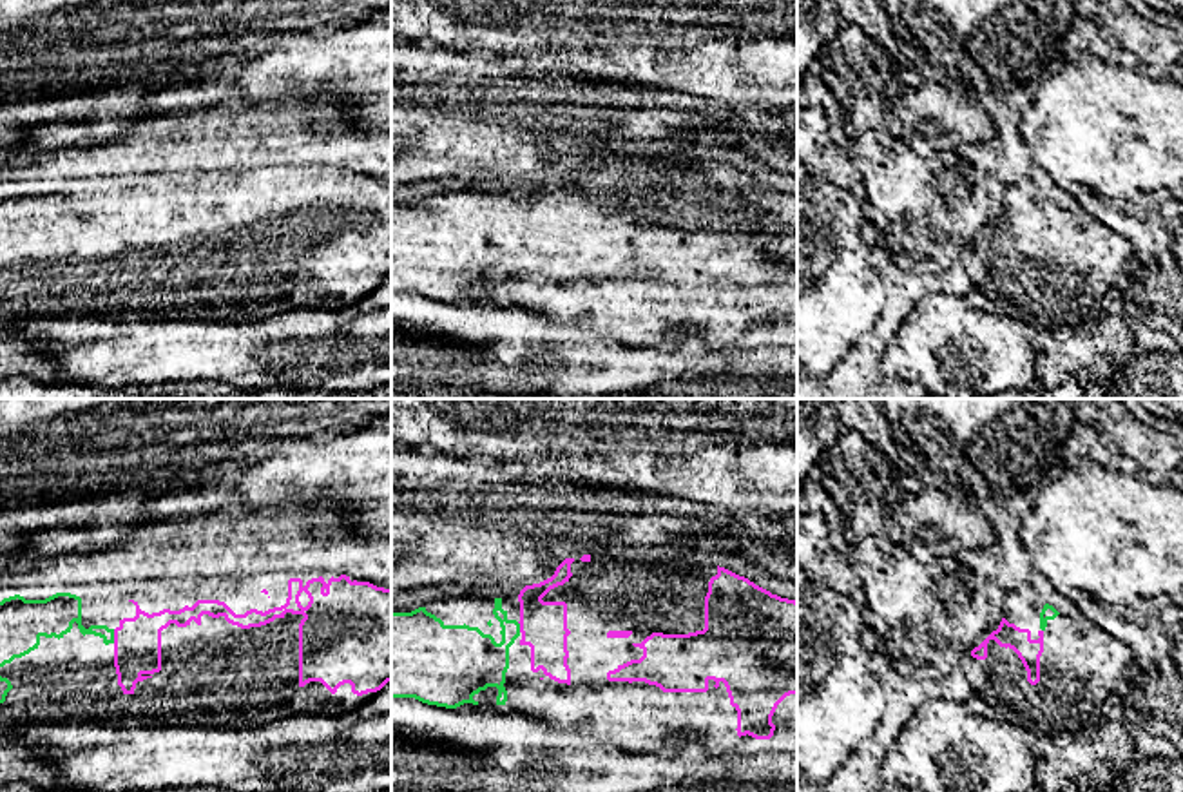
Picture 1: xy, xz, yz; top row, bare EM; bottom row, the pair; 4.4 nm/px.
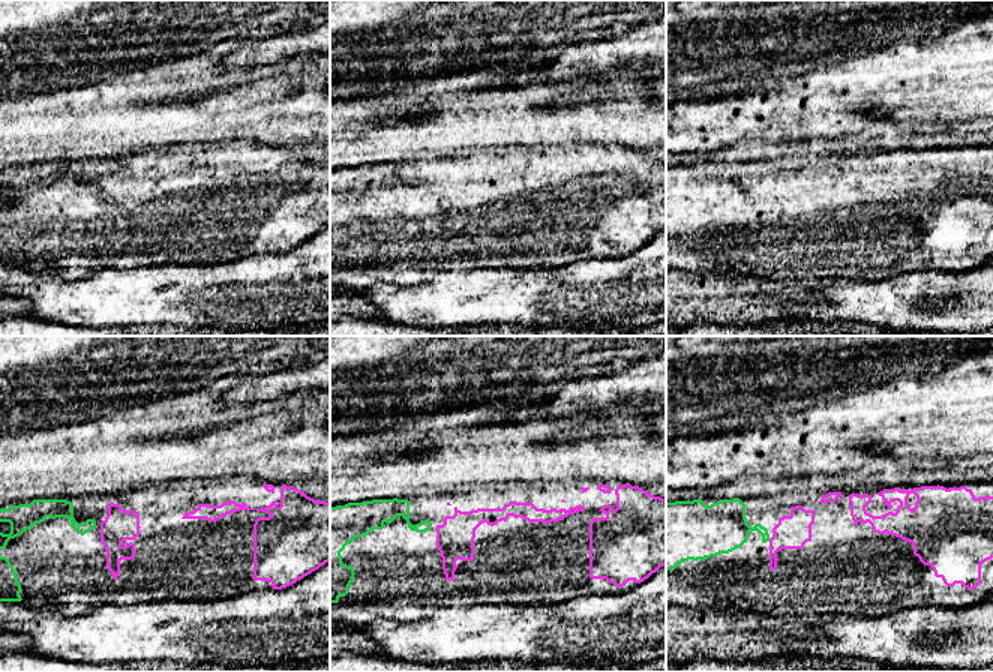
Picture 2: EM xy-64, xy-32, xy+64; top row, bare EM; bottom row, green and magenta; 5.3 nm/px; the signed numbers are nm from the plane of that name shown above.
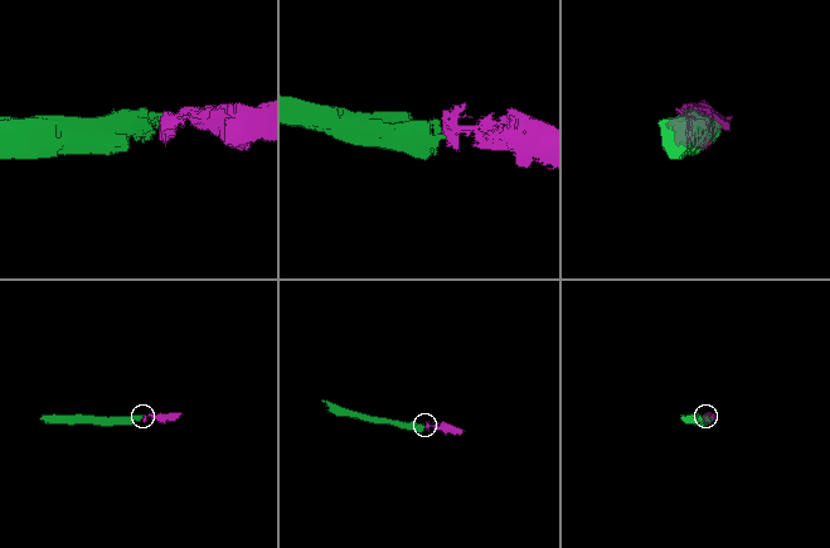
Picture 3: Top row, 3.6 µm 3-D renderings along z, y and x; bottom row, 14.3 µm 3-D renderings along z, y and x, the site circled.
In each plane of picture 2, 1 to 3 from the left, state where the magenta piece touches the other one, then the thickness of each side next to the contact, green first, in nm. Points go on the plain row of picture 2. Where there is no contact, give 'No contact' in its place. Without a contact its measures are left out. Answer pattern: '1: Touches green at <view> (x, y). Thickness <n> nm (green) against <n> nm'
1: No contact
2: No contact
3: No contact

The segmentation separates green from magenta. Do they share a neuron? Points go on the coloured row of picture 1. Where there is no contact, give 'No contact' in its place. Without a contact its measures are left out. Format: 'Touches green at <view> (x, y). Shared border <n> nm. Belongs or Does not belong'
Touches green at xy (113, 637). Shared border 60 nm. Belongs

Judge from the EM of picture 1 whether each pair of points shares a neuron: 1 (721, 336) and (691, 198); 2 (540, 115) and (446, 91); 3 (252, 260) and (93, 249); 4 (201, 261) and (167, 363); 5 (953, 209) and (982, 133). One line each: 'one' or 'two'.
1: one
2: one
3: one
4: two
5: two

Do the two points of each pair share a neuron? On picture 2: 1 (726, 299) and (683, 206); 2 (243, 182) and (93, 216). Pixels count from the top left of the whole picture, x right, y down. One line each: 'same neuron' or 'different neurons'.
1: different neurons
2: same neuron

